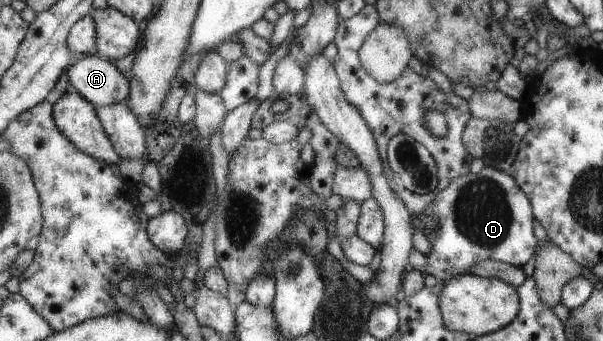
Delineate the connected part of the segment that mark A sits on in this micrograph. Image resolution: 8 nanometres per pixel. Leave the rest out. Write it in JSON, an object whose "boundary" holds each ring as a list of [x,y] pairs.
{"boundary":[[[97,52],[76,61],[67,71],[72,86],[94,105],[113,105],[130,96],[130,81]]]}

